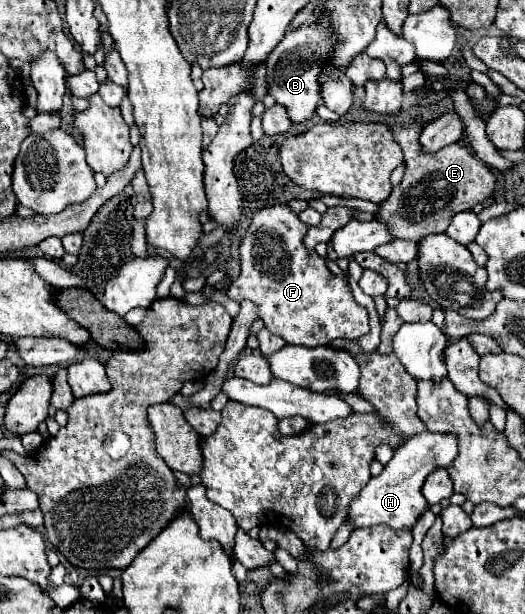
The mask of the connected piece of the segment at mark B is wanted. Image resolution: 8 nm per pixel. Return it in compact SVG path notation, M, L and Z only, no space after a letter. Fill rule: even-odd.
M304 25L294 31L290 31L276 49L266 59L266 83L268 93L276 99L278 105L282 105L290 113L292 123L306 123L316 107L320 105L320 87L318 87L318 73L322 71L322 63L326 61L326 55L332 53L332 47L336 41L330 35L332 29L326 29L326 25Z

